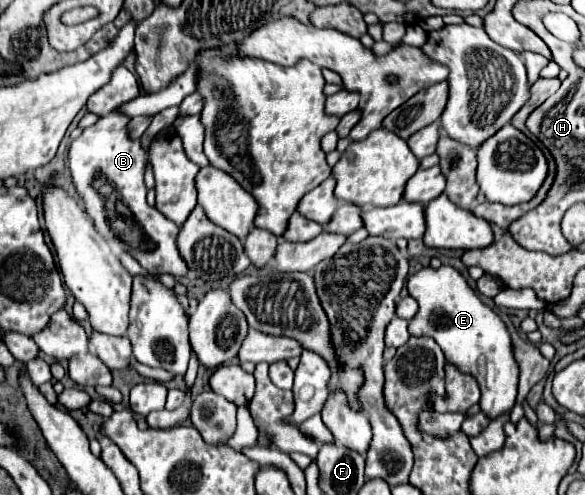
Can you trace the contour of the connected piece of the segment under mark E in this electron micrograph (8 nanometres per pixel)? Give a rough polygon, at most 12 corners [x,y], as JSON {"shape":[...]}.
{"shape":[[452,266],[408,276],[410,336],[476,378],[492,420],[520,370],[502,318]]}

